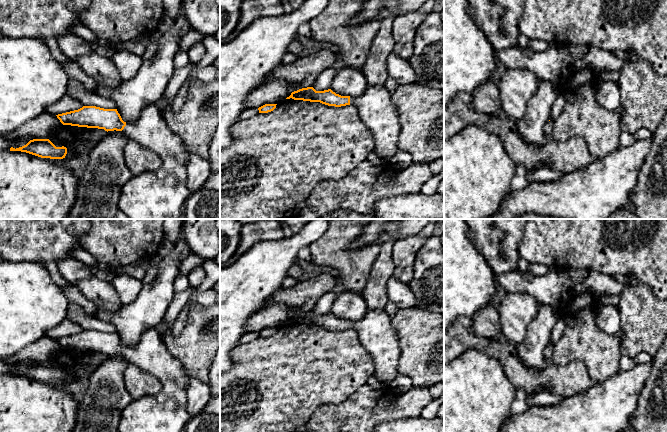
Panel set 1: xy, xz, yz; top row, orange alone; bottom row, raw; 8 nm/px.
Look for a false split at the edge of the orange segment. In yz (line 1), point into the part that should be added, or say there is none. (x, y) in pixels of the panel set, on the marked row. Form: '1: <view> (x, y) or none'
1: none

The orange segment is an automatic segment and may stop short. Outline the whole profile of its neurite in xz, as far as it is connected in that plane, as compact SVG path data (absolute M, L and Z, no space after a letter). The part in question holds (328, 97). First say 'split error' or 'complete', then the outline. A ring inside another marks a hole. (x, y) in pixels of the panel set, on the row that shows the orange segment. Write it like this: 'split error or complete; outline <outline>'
split error; outline M368 85L359 96L341 96L331 89L316 91L313 87L302 88L286 99L320 102L328 106L354 105L362 122L372 132L374 152L382 158L390 158L398 151L400 123L397 109L391 100L392 92L385 85Z

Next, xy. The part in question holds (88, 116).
split error; outline M156 103L145 107L134 123L124 122L117 109L96 106L83 106L78 110L56 116L63 125L98 128L107 132L123 131L129 139L151 149L162 159L162 166L158 170L132 176L123 185L117 207L129 219L178 219L183 214L184 205L190 196L187 186L189 152L181 138L167 125Z

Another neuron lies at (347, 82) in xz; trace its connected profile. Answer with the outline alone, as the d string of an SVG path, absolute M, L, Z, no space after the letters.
M345 67L337 72L330 89L341 96L359 96L367 86L367 80L362 72Z

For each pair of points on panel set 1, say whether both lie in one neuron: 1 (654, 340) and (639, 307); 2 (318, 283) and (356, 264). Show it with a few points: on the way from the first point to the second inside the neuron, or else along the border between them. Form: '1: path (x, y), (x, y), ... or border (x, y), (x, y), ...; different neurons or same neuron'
1: path (646, 332), (642, 315); same neuron
2: border (334, 268), (340, 282); different neurons

